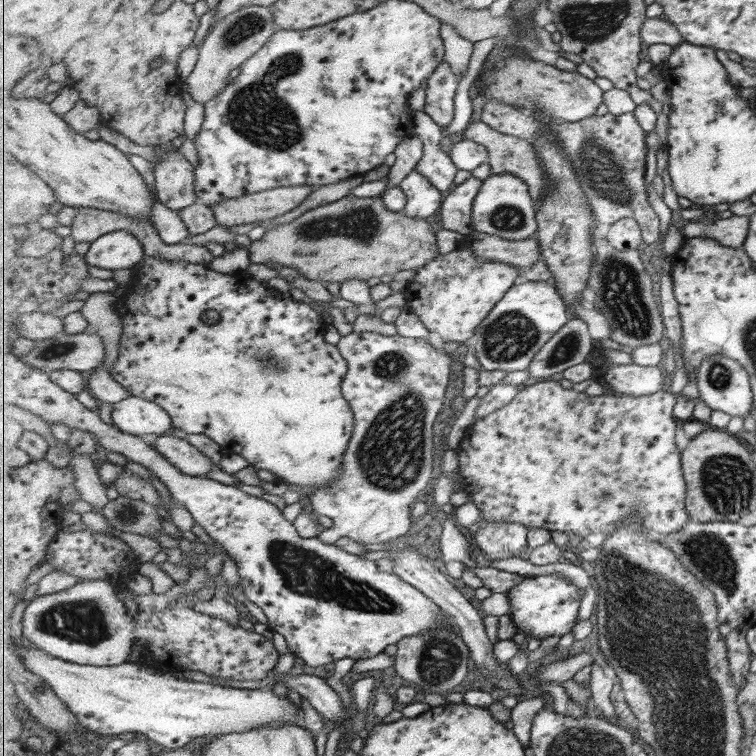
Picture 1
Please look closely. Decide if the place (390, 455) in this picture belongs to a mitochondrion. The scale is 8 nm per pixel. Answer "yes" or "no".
yes

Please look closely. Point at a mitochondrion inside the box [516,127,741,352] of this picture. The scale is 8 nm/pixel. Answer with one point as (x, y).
(621, 293)

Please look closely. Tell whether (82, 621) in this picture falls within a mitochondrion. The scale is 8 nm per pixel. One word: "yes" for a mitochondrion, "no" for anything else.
yes

